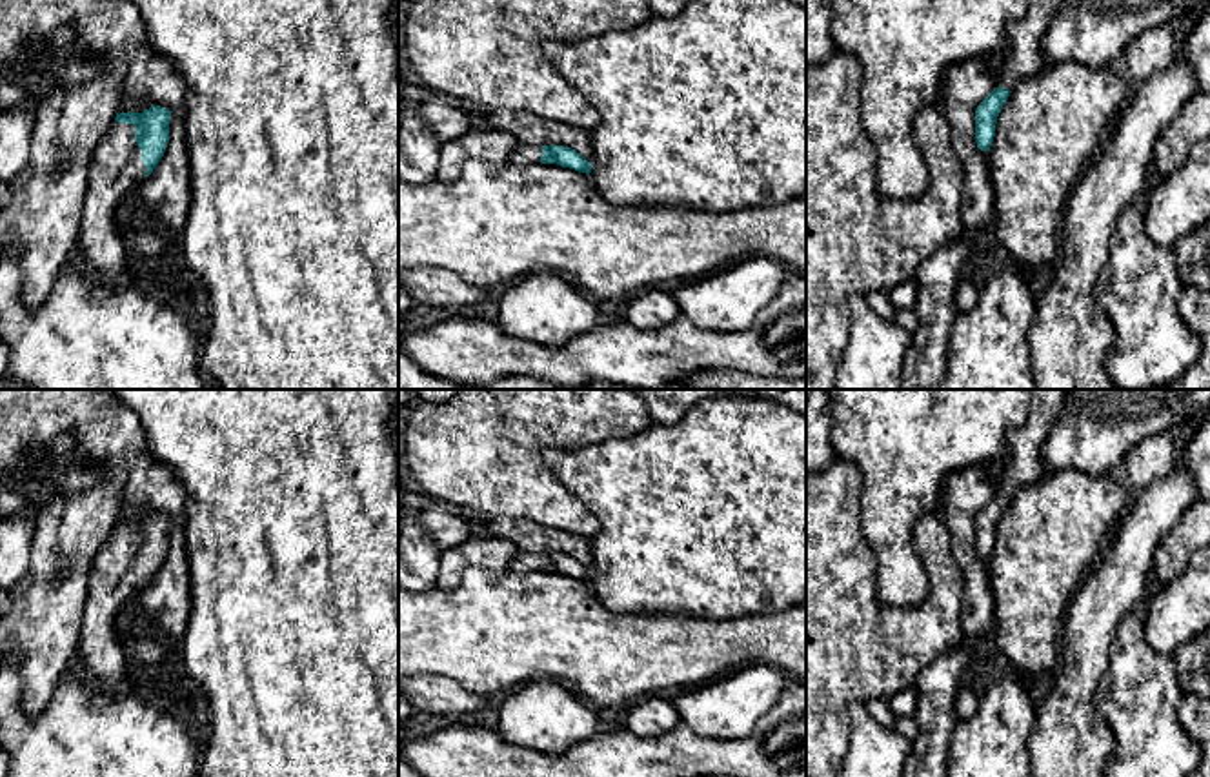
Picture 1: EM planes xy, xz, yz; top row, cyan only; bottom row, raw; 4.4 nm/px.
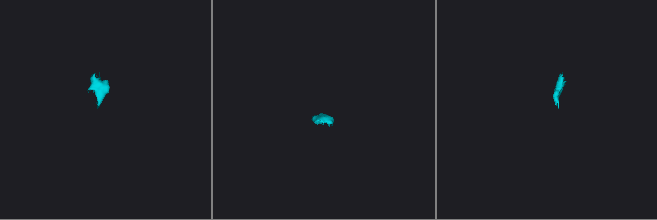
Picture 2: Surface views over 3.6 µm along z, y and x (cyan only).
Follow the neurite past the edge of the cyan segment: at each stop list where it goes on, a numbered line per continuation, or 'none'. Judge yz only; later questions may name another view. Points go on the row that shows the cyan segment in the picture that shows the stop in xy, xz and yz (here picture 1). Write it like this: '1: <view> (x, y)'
1: yz (1025, 57)

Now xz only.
1: xz (524, 155)

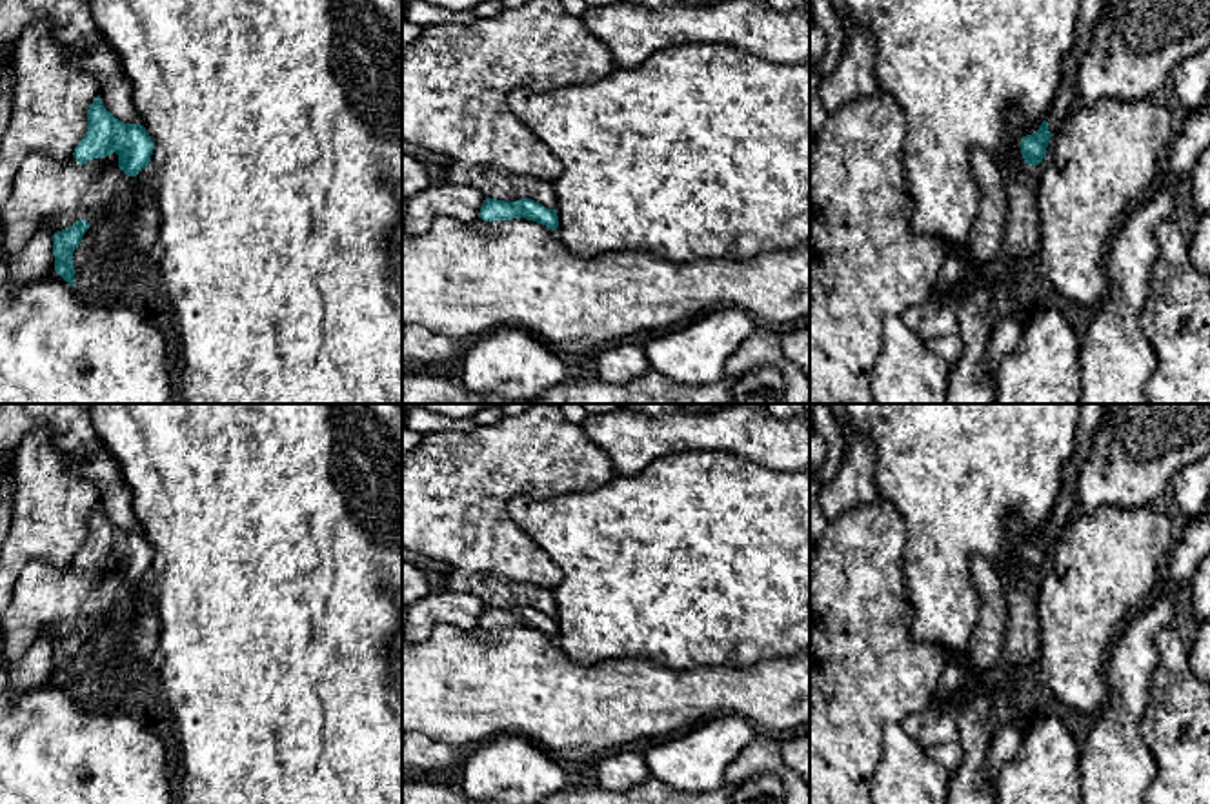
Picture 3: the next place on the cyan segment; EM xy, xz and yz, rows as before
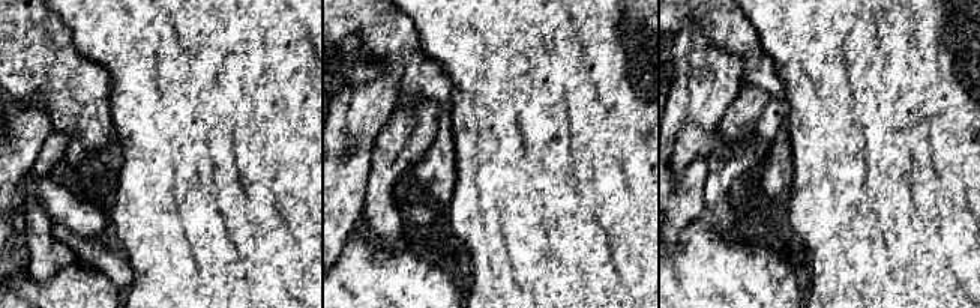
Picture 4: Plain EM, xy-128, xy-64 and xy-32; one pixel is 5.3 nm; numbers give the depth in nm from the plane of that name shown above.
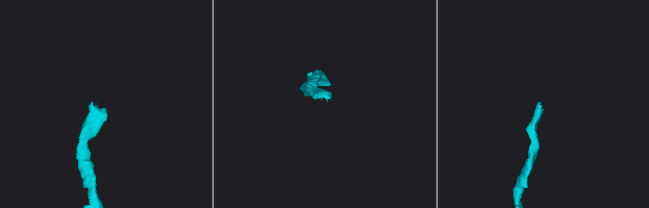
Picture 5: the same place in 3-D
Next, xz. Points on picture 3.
none

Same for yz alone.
1: yz (1088, 10)

